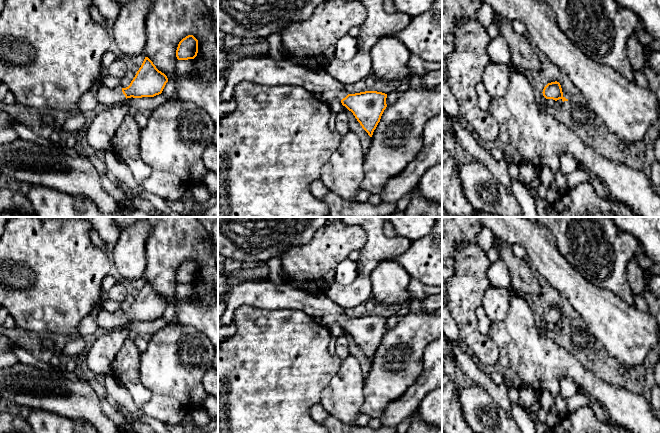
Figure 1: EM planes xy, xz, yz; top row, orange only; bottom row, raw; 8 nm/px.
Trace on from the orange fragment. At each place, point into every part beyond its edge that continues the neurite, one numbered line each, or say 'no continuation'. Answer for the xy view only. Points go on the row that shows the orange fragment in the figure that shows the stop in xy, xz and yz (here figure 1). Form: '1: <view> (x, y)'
1: xy (109, 97)

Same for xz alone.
1: xz (264, 70)

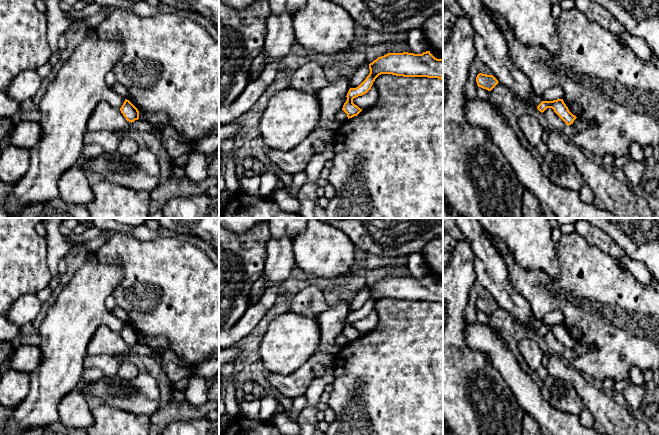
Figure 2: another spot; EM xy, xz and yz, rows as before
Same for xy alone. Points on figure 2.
no continuation

